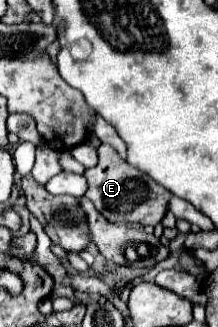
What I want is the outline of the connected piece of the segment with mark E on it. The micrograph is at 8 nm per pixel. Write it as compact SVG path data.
M102 144L98 148L98 156L98 164L84 172L88 180L88 190L84 196L88 196L110 222L136 222L142 226L156 226L166 214L172 194L162 190L162 186L158 186L158 182L154 182L146 172L124 162L112 146Z

